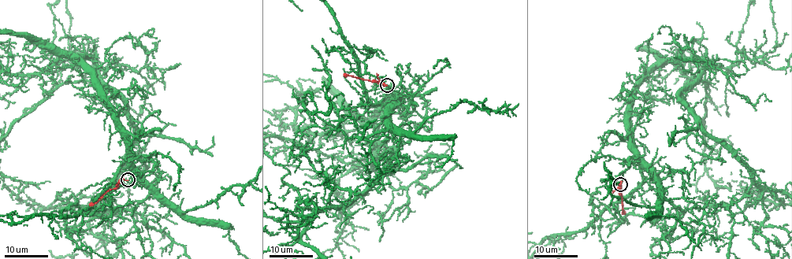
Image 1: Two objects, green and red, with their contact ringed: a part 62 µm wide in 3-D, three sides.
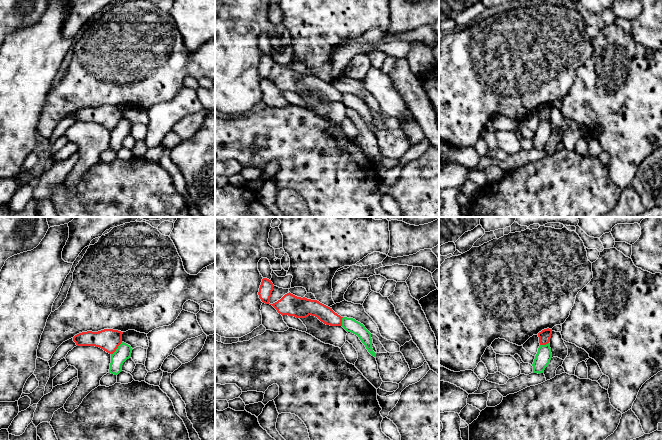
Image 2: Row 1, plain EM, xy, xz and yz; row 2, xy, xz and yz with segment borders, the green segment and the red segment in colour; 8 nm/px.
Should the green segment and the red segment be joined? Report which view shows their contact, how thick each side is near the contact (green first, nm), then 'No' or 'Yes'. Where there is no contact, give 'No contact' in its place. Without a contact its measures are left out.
Touches green in xy. Thickness 120 nm (green) against 180 nm. No

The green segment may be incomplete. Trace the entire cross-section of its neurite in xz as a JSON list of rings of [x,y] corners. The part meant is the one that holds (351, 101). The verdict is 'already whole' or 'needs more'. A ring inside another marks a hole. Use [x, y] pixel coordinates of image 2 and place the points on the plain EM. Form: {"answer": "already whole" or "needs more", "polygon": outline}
{"answer": "already whole", "polygon": [[[342,94],[342,103],[347,107],[351,108],[359,113],[361,118],[365,121],[368,128],[376,133],[376,129],[373,127],[372,124],[372,114],[371,109],[365,104],[363,100],[356,97],[353,94]]]}

